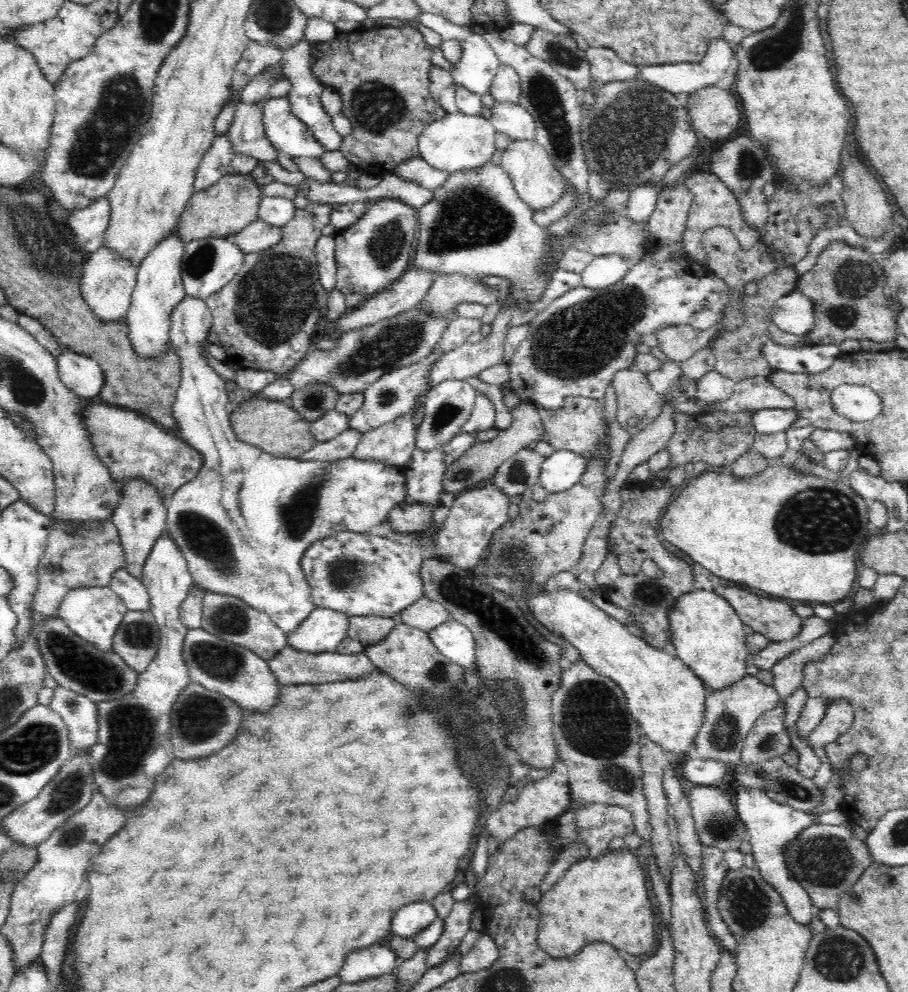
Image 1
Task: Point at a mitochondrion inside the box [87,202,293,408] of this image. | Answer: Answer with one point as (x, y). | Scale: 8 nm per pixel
(201, 261)

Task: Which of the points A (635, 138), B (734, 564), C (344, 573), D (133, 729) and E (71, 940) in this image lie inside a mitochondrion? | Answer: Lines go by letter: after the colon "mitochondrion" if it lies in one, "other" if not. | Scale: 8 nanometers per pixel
A: mitochondrion
B: other
C: mitochondrion
D: mitochondrion
E: other

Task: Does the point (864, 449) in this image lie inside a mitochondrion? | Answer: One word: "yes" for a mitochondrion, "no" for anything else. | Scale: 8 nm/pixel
no

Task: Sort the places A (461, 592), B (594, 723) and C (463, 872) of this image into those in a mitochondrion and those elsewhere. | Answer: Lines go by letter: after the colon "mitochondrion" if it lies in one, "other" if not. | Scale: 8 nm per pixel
A: mitochondrion
B: mitochondrion
C: other

